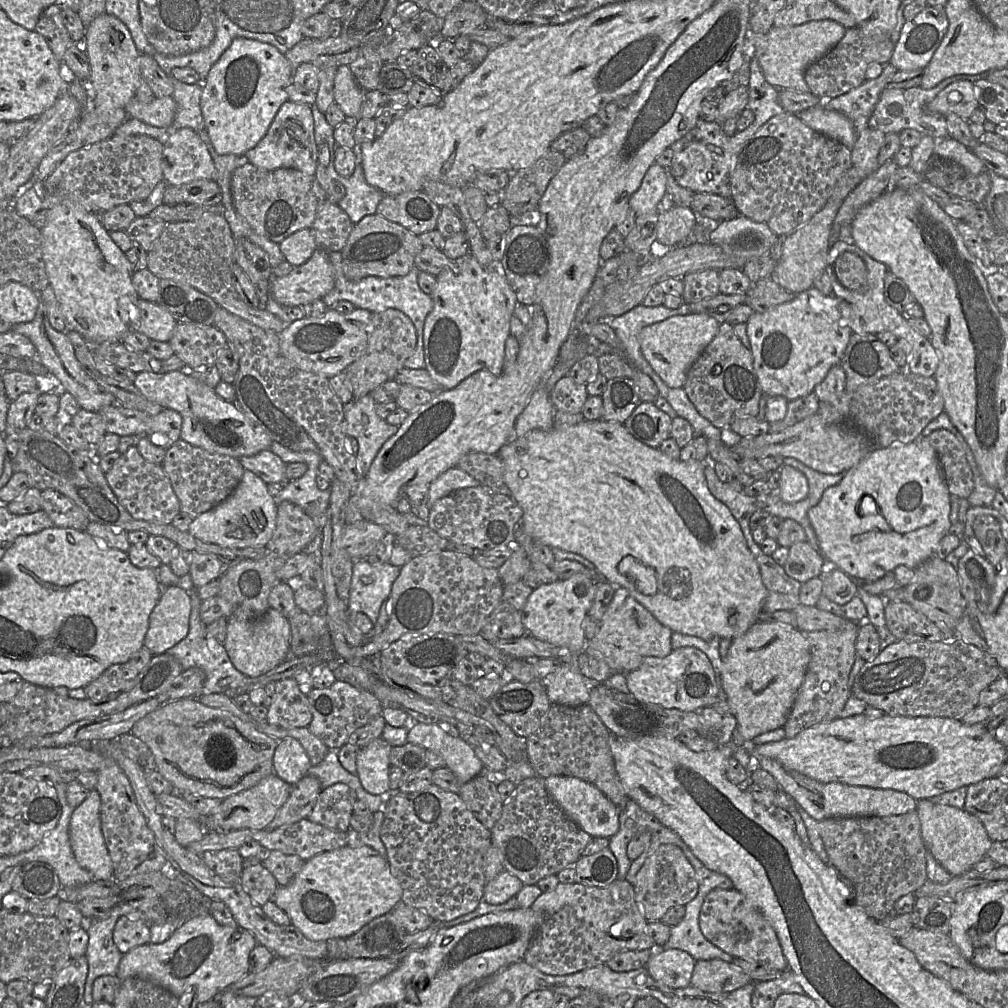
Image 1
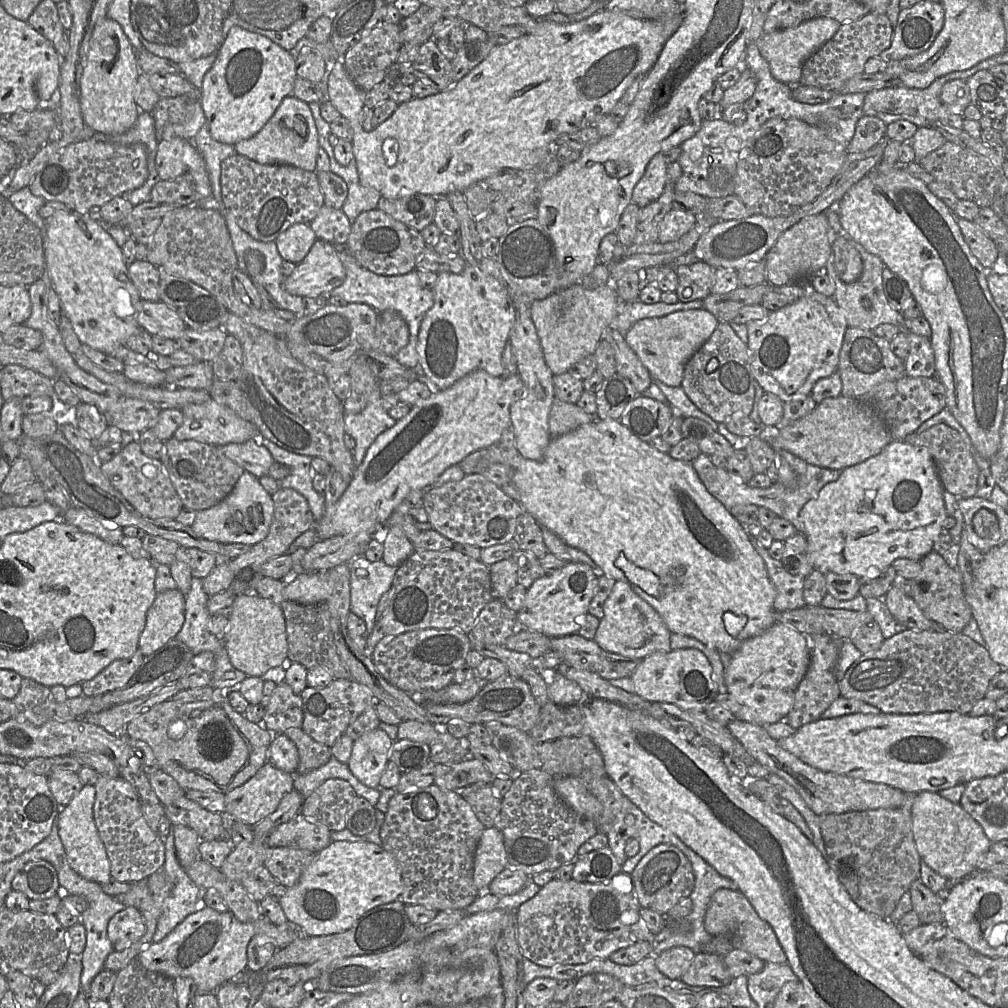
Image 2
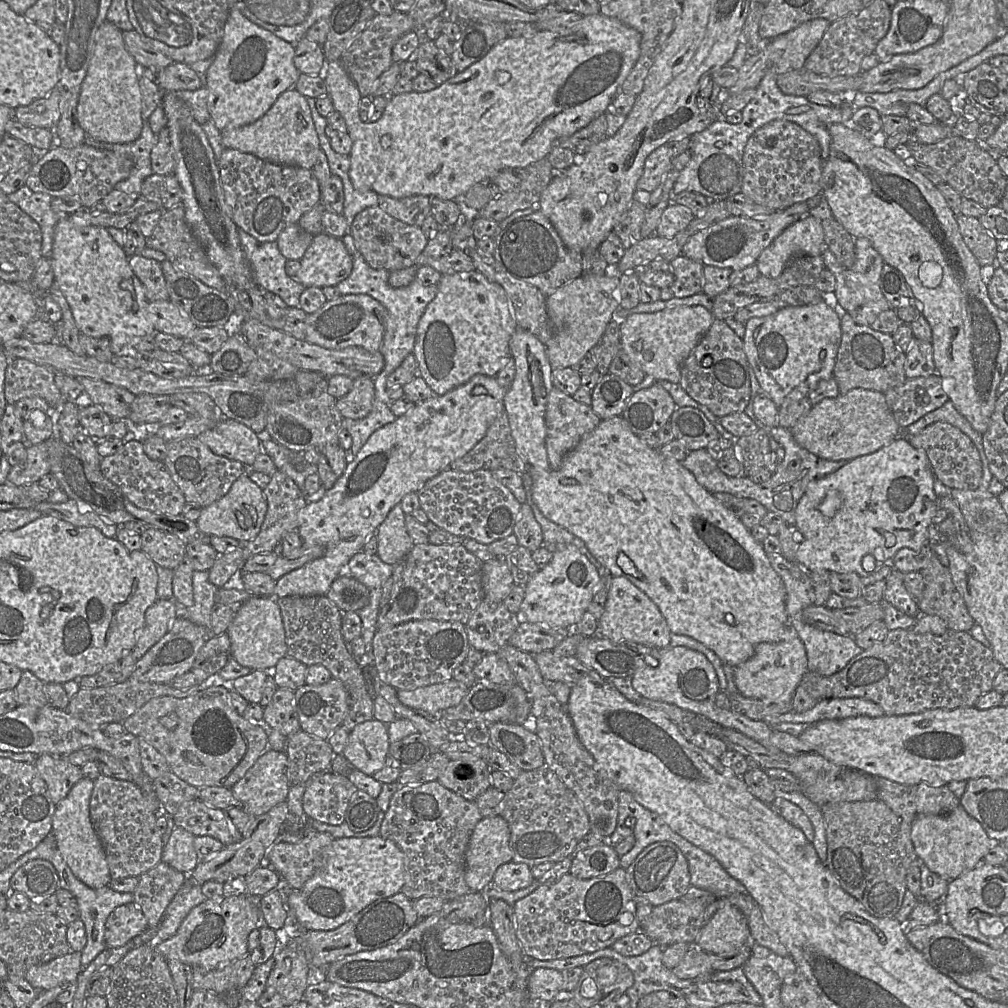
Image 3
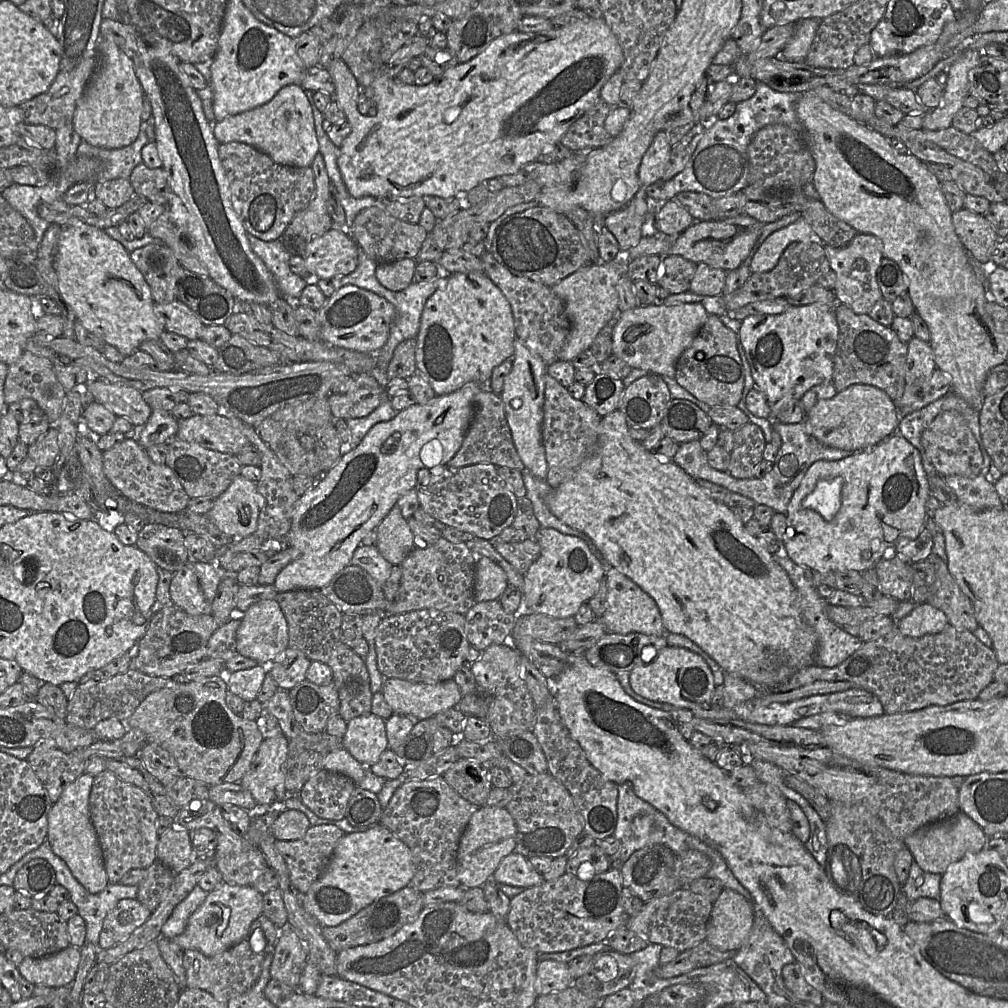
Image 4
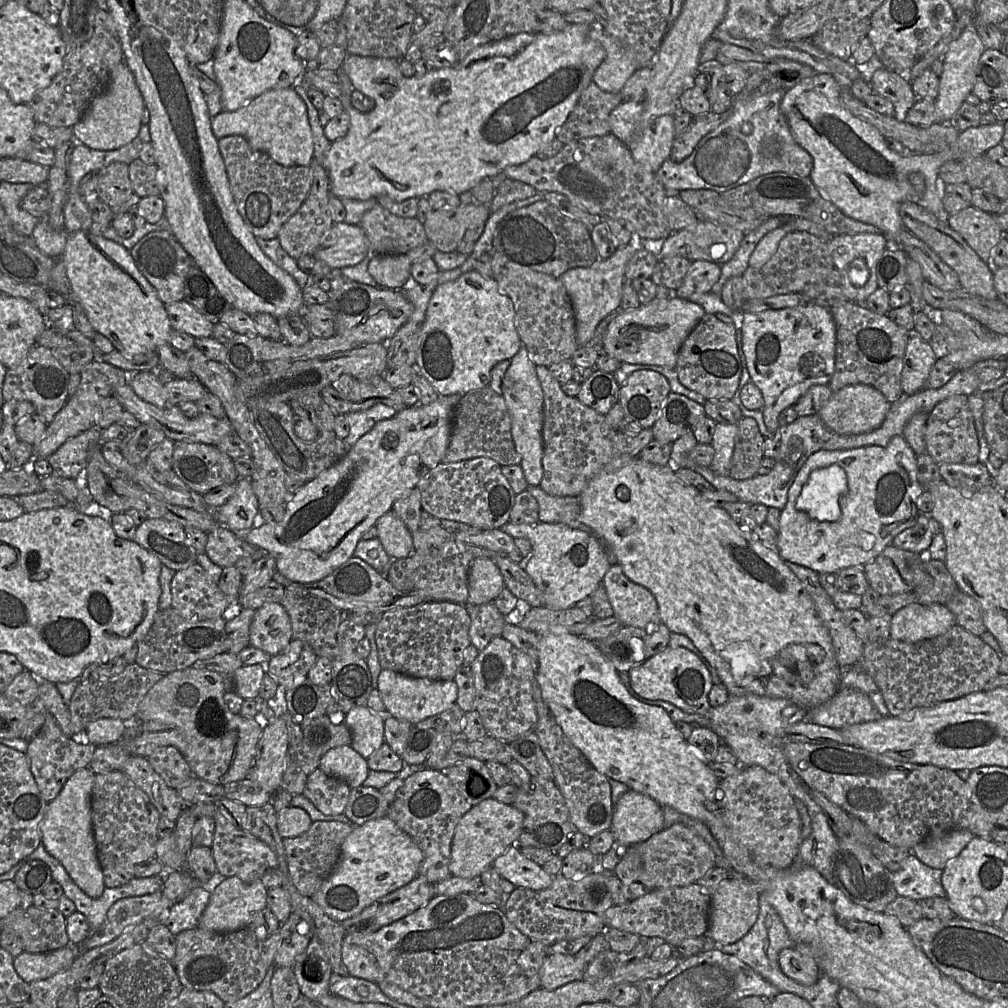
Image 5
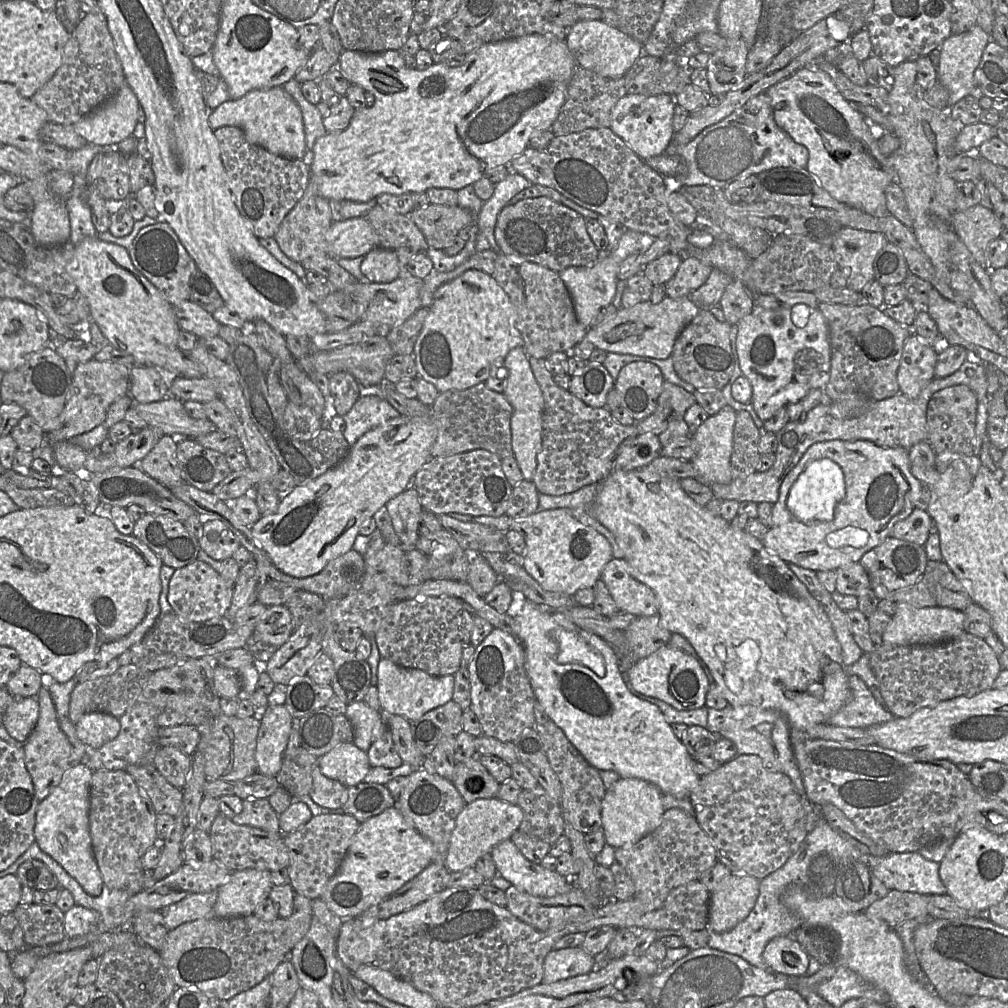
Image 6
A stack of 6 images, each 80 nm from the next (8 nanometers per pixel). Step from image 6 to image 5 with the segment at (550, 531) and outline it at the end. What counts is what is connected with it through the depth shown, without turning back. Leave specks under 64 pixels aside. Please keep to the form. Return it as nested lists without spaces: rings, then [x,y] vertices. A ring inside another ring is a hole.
[[[509,521],[501,529],[513,538],[525,538],[530,541],[532,551],[524,561],[524,569],[543,593],[543,607],[550,610],[571,608],[580,600],[591,596],[602,584],[602,580],[610,567],[604,551],[604,544],[593,533],[573,529],[562,523],[543,523],[540,521],[533,525],[513,524]]]

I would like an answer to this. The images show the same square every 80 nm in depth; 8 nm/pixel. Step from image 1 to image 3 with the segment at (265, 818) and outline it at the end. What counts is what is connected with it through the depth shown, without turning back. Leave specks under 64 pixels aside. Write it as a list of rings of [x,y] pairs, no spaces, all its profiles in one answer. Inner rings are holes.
[[[268,748],[231,790],[252,817],[285,802],[290,789],[285,751]]]

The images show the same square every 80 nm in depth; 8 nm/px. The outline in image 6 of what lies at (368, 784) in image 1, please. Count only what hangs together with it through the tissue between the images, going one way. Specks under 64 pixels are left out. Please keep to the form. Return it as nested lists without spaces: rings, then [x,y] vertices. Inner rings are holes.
[[[364,701],[347,705],[346,717],[354,728],[354,744],[367,752],[383,732],[383,713],[370,708]]]

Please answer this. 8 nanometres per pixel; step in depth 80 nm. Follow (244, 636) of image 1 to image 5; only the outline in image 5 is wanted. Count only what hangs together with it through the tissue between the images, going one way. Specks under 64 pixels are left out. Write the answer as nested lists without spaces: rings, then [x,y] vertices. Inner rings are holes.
[[[267,603],[255,610],[250,624],[250,645],[270,656],[282,652],[292,640],[289,615],[280,603]]]

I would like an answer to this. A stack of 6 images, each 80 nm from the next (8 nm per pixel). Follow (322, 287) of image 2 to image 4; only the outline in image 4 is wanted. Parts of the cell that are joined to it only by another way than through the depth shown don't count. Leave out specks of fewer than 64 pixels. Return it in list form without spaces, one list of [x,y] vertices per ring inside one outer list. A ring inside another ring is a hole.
[[[334,226],[322,236],[317,237],[304,246],[301,252],[295,253],[303,257],[310,280],[332,280],[352,273],[358,265],[357,243],[344,227]]]

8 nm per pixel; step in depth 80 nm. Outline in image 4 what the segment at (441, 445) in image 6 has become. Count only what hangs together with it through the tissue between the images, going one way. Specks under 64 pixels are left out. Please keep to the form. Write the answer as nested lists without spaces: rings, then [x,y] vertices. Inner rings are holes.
[[[493,391],[482,392],[475,397],[474,414],[461,447],[446,465],[458,468],[479,463],[490,463],[496,467],[508,467],[521,472],[525,468],[512,440],[504,403],[500,395]]]

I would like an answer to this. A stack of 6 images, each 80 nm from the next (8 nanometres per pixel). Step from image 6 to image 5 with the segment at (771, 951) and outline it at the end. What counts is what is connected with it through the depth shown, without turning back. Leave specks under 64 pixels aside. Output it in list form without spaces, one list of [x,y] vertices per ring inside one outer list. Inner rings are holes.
[[[795,946],[783,949],[778,963],[785,976],[804,986],[815,984],[822,975],[814,959]]]

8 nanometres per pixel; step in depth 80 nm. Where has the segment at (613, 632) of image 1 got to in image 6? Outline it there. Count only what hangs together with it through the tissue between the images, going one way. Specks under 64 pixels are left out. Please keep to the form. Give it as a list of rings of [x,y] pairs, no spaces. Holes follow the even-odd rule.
[[[612,558],[600,576],[620,611],[636,617],[653,616],[658,613],[655,593],[630,573],[627,561]]]

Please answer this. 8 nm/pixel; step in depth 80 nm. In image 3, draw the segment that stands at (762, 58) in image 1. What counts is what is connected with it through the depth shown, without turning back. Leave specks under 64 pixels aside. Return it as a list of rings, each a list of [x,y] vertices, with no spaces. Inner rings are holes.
[[[822,18],[809,20],[800,24],[795,29],[768,41],[767,52],[771,60],[771,67],[775,73],[778,75],[803,68],[806,59],[820,43],[830,23]]]

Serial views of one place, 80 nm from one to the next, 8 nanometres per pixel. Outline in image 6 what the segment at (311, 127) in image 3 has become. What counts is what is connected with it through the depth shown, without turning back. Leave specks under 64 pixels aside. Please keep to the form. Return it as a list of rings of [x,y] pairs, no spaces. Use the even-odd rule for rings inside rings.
[[[281,86],[252,90],[239,99],[222,103],[211,111],[209,124],[213,131],[224,126],[238,127],[249,143],[288,159],[304,160],[308,151],[301,109]]]

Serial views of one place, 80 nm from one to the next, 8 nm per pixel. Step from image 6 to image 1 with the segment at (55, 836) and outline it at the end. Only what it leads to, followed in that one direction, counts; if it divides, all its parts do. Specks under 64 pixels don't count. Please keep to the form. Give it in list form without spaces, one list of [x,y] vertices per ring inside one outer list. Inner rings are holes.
[[[95,789],[90,790],[86,799],[74,808],[69,825],[69,839],[77,862],[88,870],[94,879],[110,880],[112,879],[112,862],[101,830],[100,806],[99,793]]]

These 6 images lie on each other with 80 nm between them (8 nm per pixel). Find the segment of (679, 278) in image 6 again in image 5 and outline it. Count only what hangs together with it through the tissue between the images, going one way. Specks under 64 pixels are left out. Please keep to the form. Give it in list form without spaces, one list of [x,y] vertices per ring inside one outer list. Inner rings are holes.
[[[704,260],[691,261],[682,285],[672,291],[677,297],[687,299],[692,295],[709,293],[719,280],[721,265]]]

